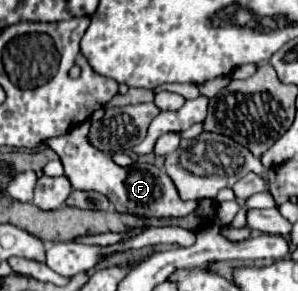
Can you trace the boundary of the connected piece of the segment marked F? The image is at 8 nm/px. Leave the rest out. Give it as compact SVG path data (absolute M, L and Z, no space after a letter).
M90 121L74 127L70 133L60 137L50 137L44 143L52 147L64 165L64 175L68 177L70 185L78 191L98 191L108 197L108 201L116 207L118 213L130 213L136 217L186 217L196 209L196 201L182 201L172 179L166 171L158 169L154 163L134 163L130 167L116 165L110 155L94 149L86 141L86 133L90 129Z

